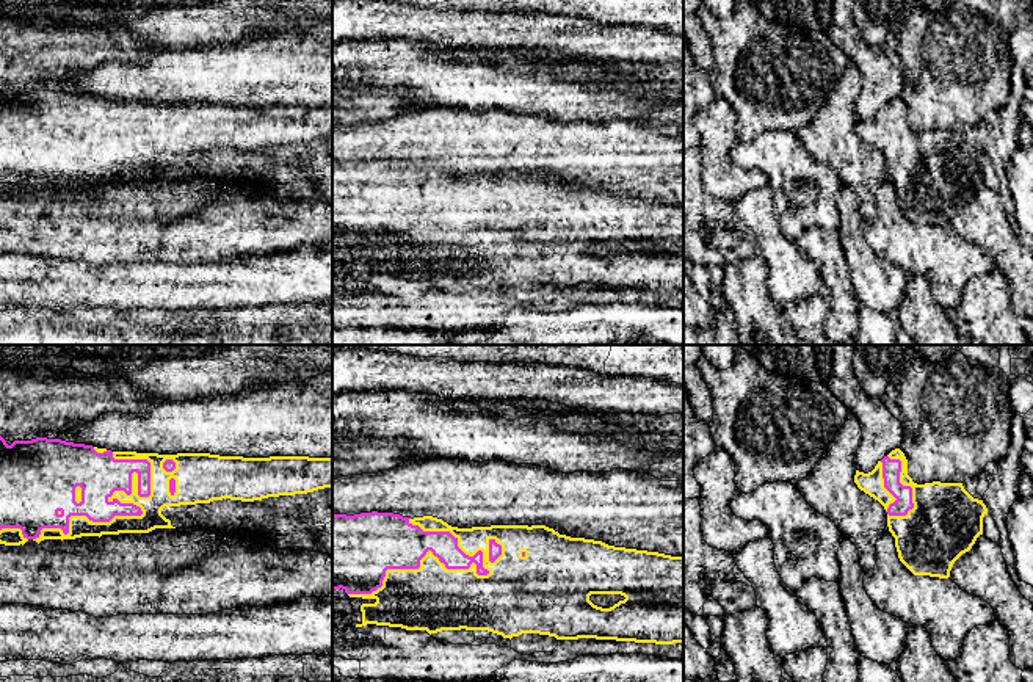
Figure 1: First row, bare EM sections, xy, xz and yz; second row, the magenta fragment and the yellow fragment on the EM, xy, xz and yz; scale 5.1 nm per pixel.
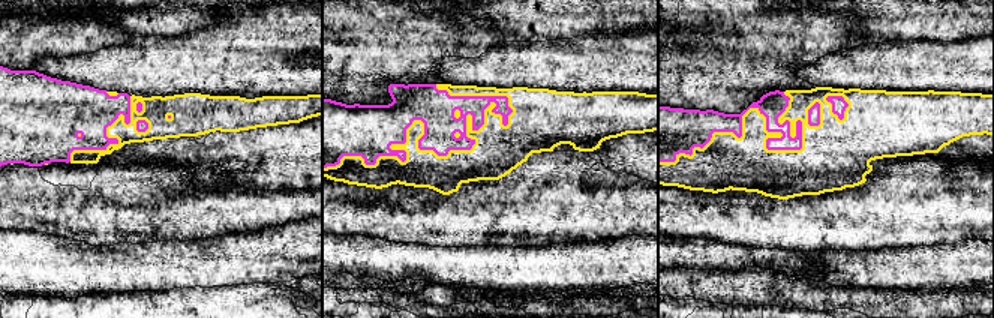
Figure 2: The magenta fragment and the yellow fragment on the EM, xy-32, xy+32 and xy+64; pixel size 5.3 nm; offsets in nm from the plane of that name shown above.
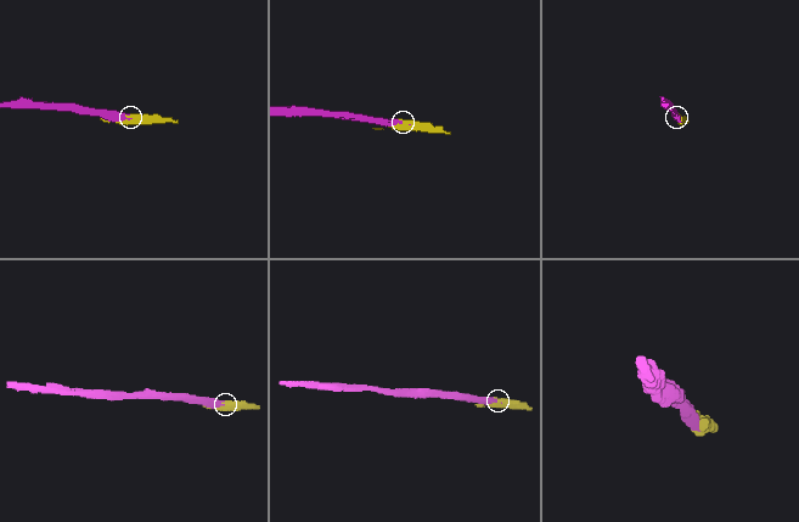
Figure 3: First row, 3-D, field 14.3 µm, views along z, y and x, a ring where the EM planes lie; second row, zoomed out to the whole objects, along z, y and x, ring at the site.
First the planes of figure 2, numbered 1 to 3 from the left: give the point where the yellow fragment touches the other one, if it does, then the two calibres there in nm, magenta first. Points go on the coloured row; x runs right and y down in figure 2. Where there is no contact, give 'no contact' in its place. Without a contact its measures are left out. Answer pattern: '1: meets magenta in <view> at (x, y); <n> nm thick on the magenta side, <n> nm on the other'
1: meets magenta in xy-32 at (110, 138); 280 nm thick on the magenta side, 110 nm on the other
2: meets magenta in xy+32 at (419, 146); 240 nm thick on the magenta side, 200 nm on the other
3: meets magenta in xy+64 at (754, 107); 140 nm thick on the magenta side, 190 nm on the other

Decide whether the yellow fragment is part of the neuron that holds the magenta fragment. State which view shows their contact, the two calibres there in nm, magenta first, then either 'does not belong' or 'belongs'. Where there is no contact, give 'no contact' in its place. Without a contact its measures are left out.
meets magenta in xy; 220 nm thick on the magenta side, 110 nm on the other; belongs

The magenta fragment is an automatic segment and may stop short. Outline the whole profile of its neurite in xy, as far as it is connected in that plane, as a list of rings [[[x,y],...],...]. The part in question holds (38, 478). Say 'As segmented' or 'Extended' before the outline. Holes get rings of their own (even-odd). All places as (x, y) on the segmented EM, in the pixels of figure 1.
Extended. [[[0,436],[0,544],[149,533],[155,528],[176,528],[161,514],[165,506],[223,499],[254,502],[324,488],[332,488],[332,458],[111,452],[47,437],[8,445]]]

